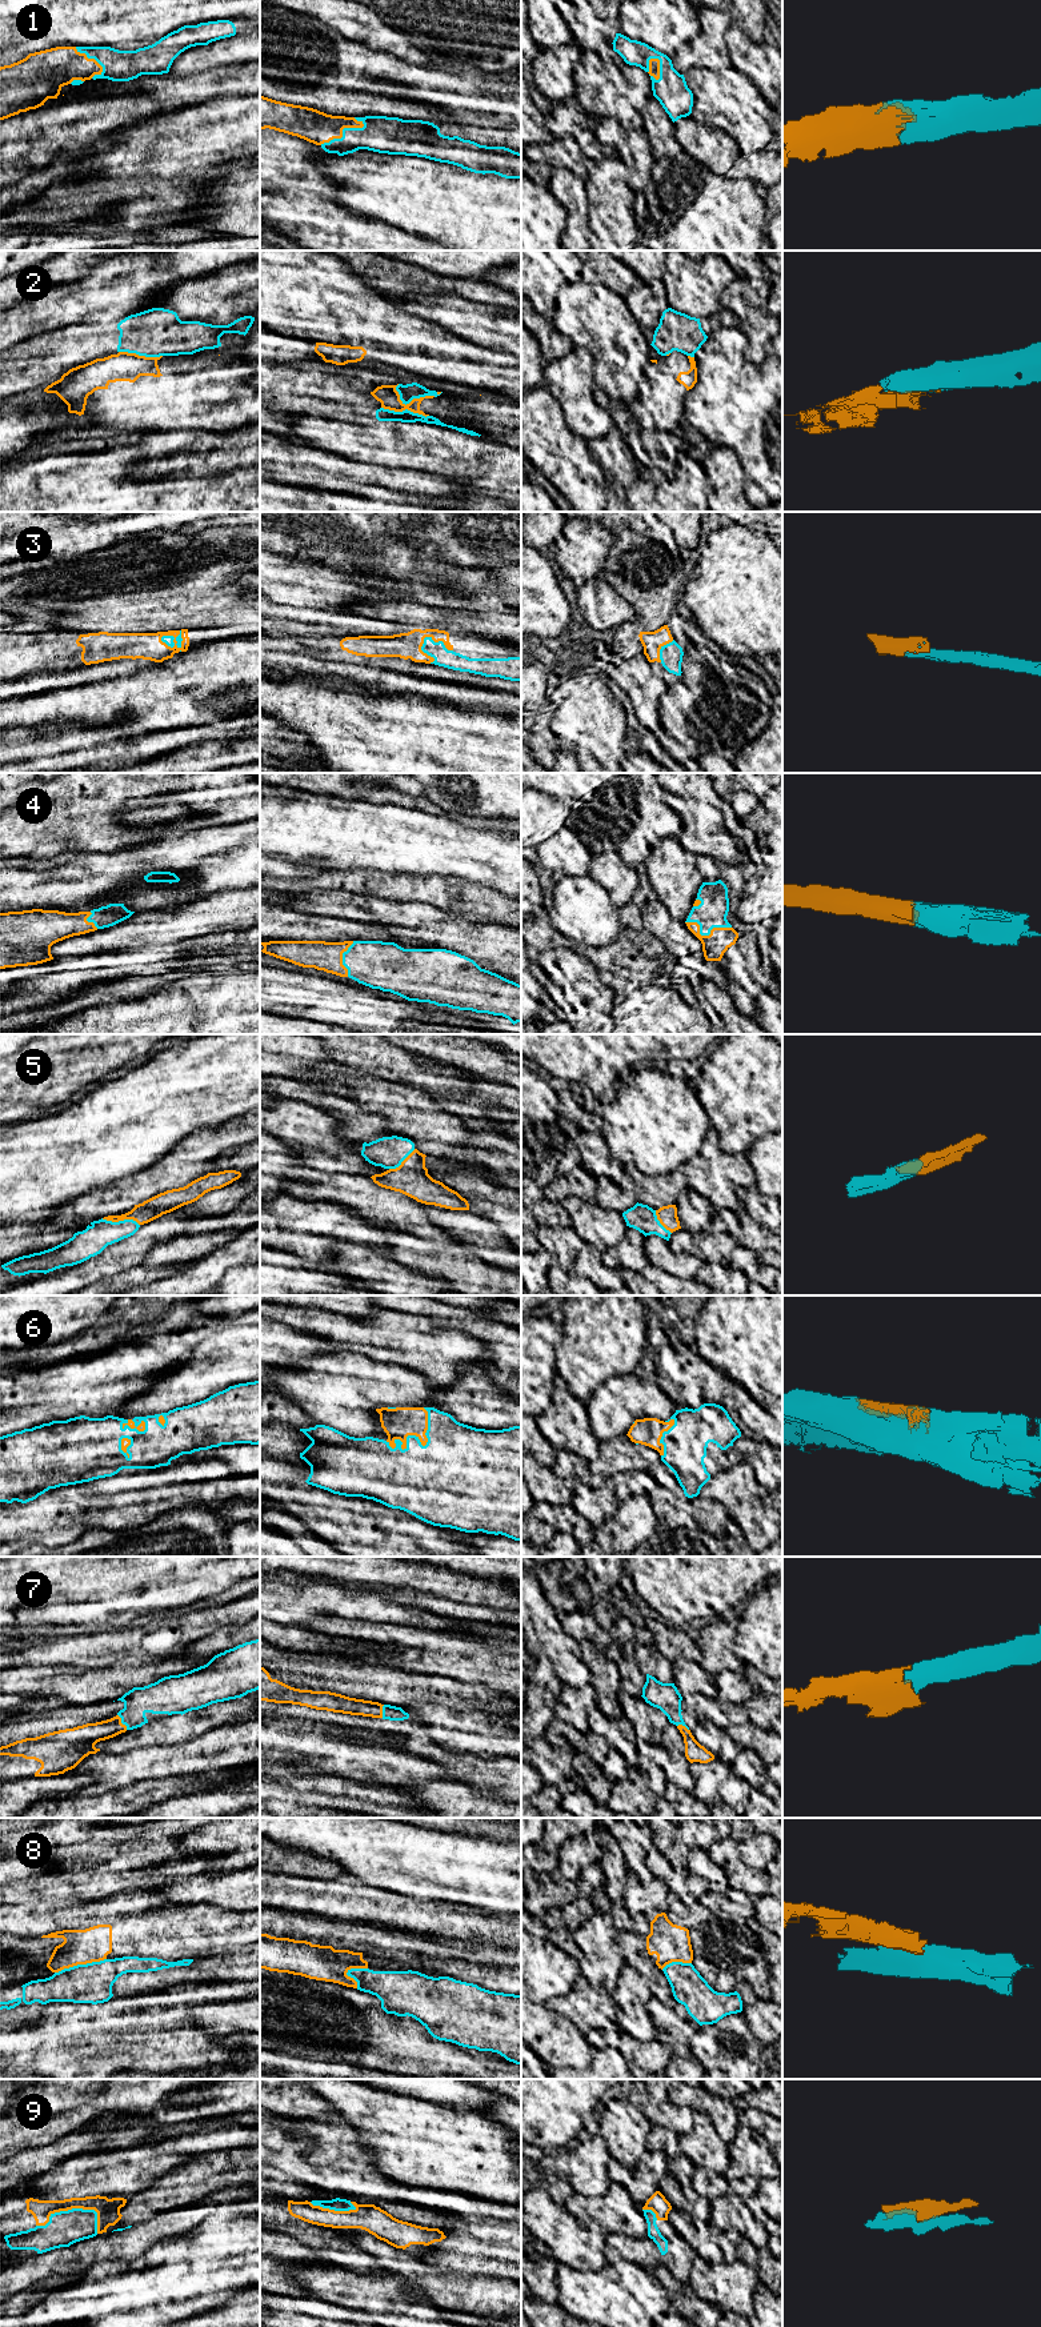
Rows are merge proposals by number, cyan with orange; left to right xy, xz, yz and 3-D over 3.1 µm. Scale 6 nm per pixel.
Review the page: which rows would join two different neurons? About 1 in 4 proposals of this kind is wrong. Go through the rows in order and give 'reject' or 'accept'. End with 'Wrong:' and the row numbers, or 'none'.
1: accept
2: reject
3: accept
4: accept
5: accept
6: accept
7: accept
8: reject
9: accept
Wrong: 2, 8

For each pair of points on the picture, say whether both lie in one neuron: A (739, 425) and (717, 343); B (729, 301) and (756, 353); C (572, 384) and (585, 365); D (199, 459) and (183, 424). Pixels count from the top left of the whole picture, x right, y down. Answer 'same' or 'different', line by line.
A: same
B: same
C: same
D: different

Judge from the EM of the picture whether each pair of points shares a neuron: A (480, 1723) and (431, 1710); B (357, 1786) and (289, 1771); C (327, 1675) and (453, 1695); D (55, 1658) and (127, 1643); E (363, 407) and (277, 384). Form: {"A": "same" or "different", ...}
{"A": "same", "B": "different", "C": "same", "D": "same", "E": "same"}

